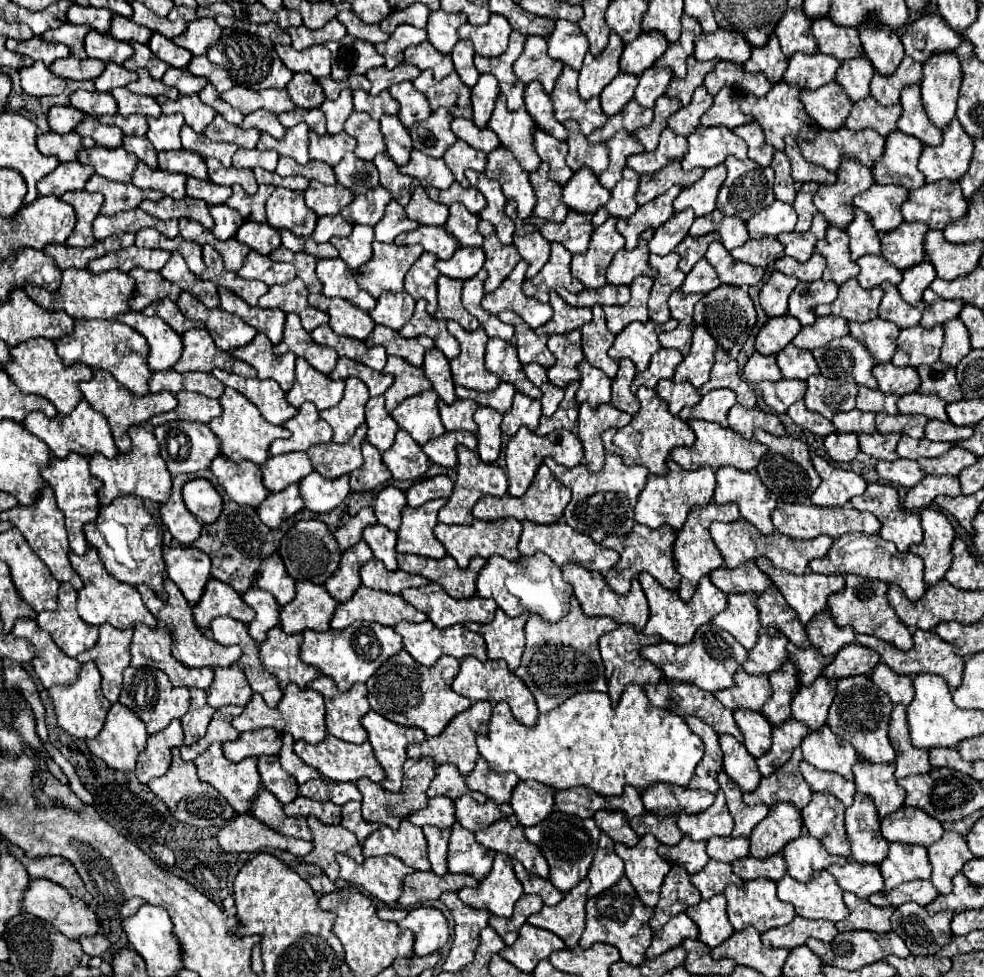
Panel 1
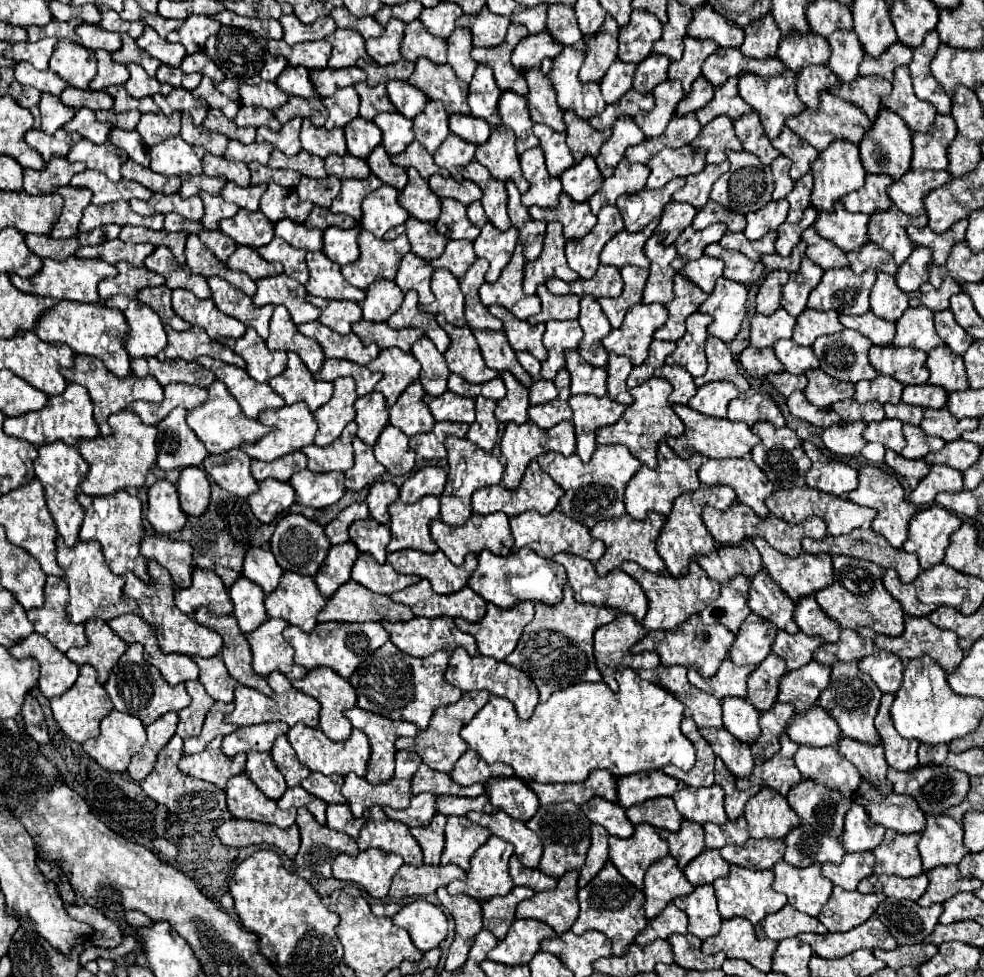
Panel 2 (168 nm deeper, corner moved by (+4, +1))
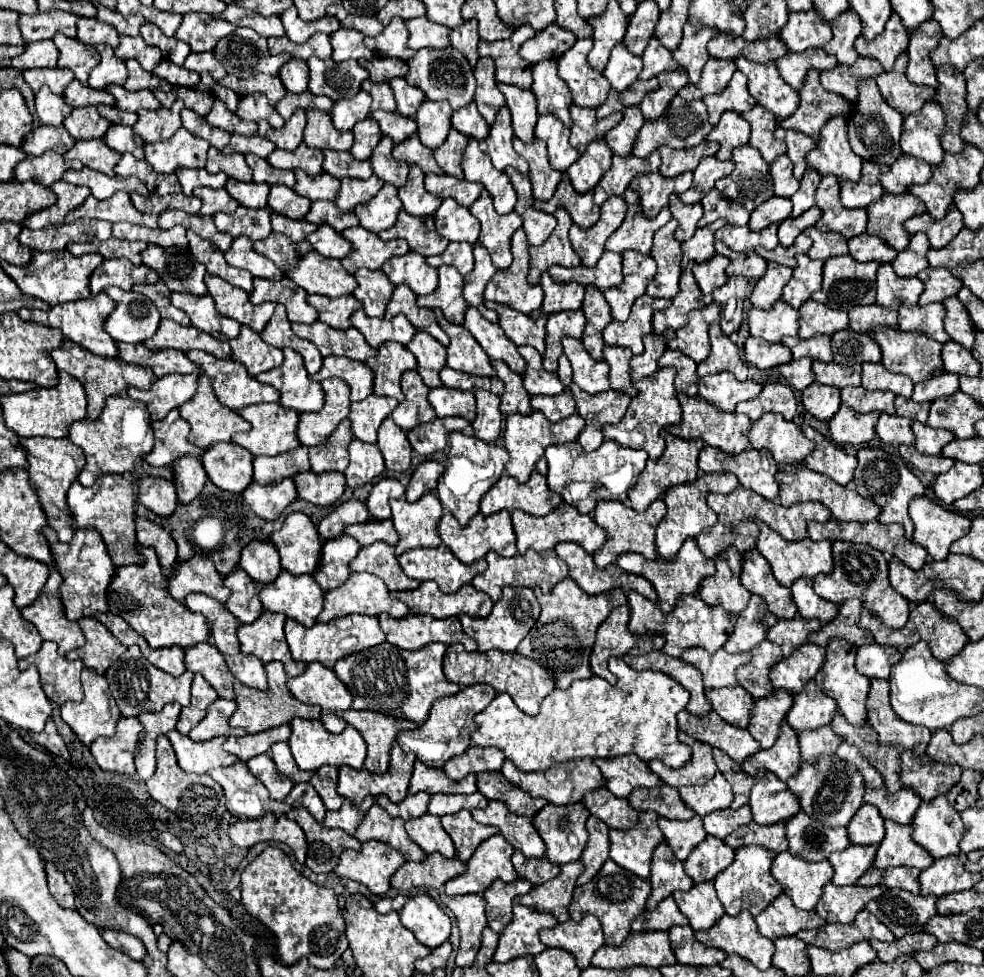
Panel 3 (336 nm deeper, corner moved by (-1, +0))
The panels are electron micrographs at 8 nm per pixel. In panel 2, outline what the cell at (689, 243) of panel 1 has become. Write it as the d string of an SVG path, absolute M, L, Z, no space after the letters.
M712 224L704 230L694 230L692 226L688 226L680 238L674 242L678 256L672 262L674 270L680 270L686 262L698 260L704 254L704 248L712 242L720 242L720 238L726 234L726 226L724 224Z

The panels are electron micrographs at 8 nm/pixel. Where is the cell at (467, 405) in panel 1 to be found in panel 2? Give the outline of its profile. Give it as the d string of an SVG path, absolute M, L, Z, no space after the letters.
M444 392L442 396L432 398L428 402L428 408L438 422L442 422L442 420L466 422L466 424L474 422L474 400L472 398Z

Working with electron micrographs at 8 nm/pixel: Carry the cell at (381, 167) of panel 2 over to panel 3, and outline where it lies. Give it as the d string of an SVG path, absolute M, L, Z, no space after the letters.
M383 135L369 161L371 161L373 173L375 173L379 179L383 179L385 183L391 183L391 185L395 185L395 187L403 187L403 183L407 181L409 165L403 163L403 161L393 159L391 151L393 151L393 141L391 141L391 137Z

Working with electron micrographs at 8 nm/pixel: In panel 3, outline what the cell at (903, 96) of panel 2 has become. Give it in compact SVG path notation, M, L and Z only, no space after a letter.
M907 53L899 55L895 67L891 71L883 71L875 77L875 83L883 95L883 99L899 109L903 115L915 113L923 107L925 101L933 101L933 87L919 87L905 77L907 71Z

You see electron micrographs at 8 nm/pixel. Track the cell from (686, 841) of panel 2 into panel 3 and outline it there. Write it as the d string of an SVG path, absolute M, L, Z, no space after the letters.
M695 815L689 821L677 821L677 819L673 821L673 819L659 817L659 829L663 831L665 841L681 861L685 861L691 849L697 847L707 837L699 815Z

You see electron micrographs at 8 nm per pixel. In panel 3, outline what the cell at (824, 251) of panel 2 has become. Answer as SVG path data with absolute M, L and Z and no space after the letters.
M809 227L805 231L805 235L813 239L813 245L811 245L809 253L807 253L811 259L825 261L829 257L849 253L847 251L847 239L843 239L843 235L839 235L839 233L821 233L815 227Z

